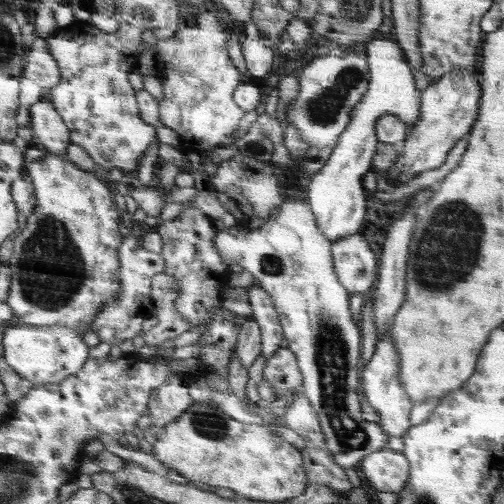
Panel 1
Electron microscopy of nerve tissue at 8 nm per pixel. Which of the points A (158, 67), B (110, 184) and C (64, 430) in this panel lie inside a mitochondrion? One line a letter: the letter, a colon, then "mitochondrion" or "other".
A: other
B: other
C: mitochondrion

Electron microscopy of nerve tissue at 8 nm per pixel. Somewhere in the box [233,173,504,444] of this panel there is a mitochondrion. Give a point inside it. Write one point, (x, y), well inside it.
(440, 269)

